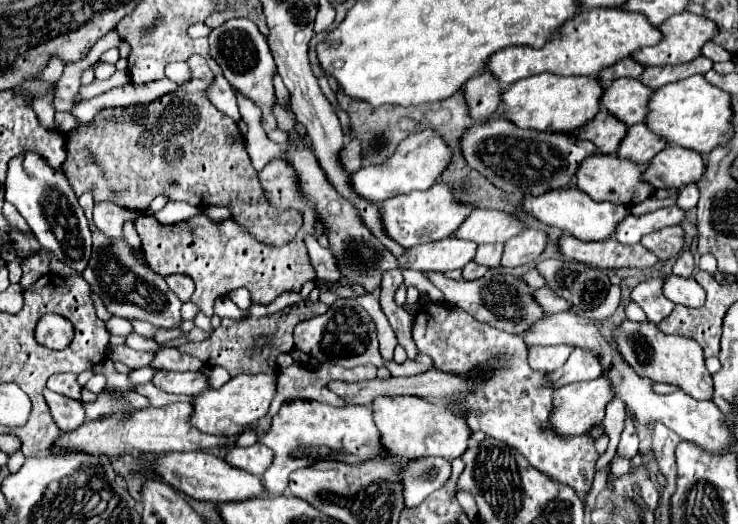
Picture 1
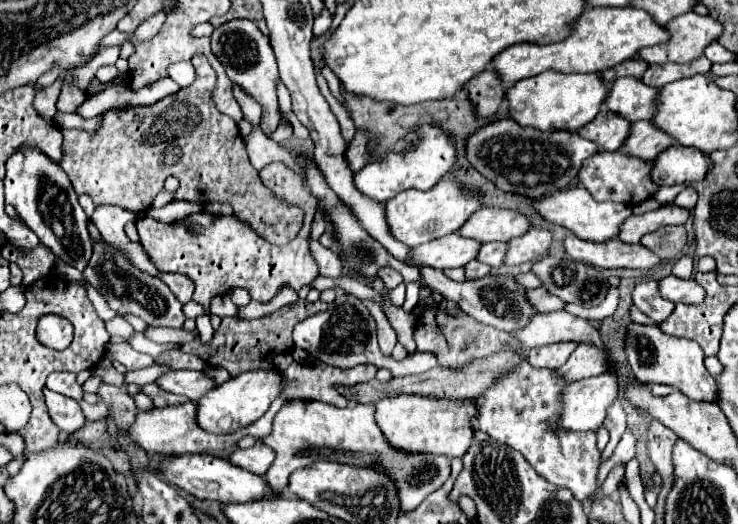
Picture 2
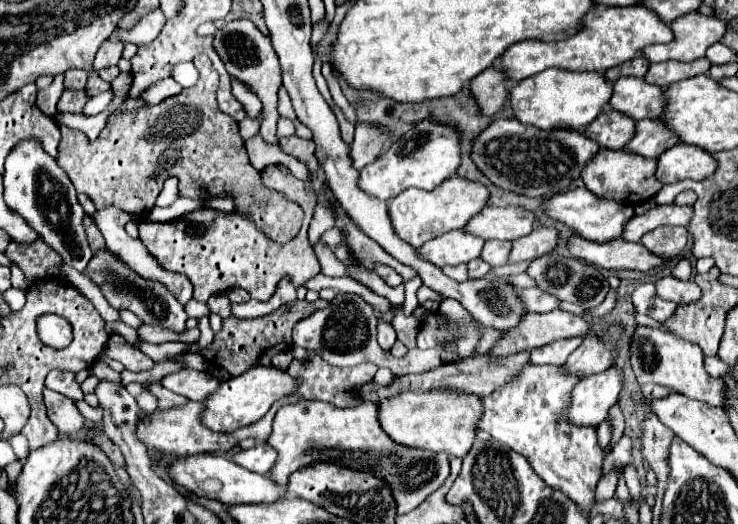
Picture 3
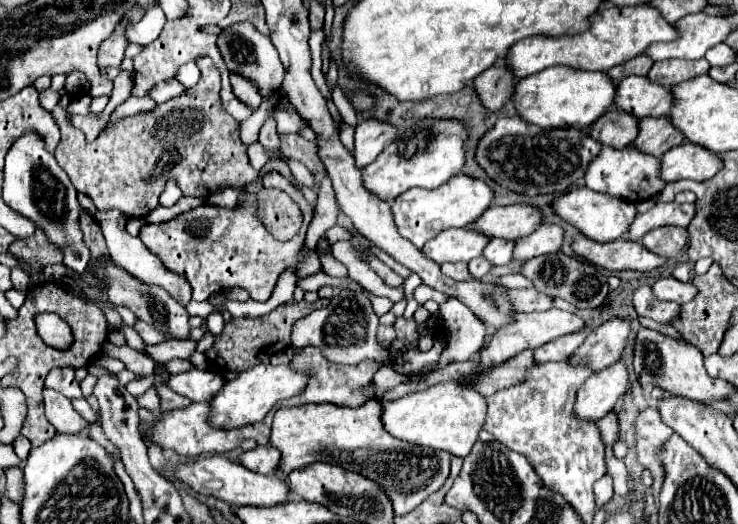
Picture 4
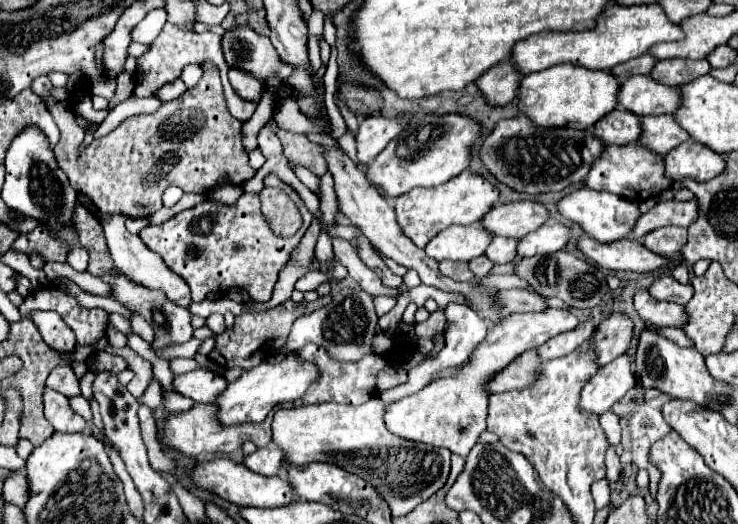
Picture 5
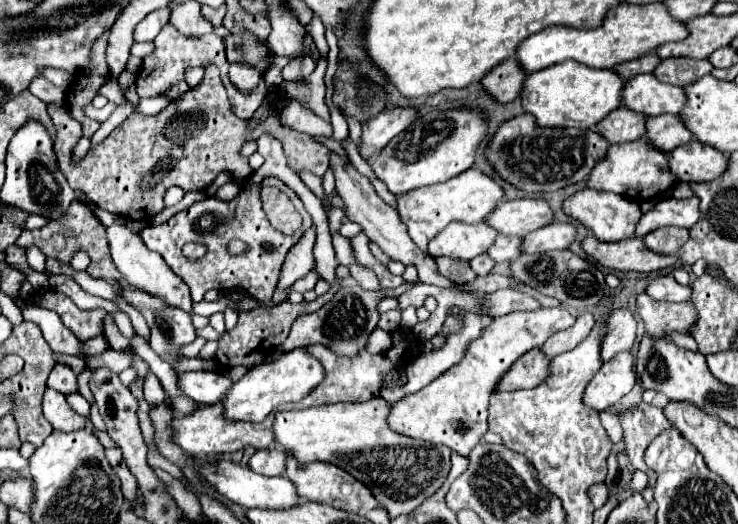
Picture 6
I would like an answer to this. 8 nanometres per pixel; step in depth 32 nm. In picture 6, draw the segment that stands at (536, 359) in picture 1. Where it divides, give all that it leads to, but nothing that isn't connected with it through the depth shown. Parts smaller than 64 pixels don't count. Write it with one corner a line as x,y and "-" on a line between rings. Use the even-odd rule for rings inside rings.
582,310
576,318
576,324
572,324
572,328
564,328
560,332
554,332
542,346
542,350
548,354
548,356
558,356
566,350
572,350
576,348
592,330
594,326
594,316
590,310

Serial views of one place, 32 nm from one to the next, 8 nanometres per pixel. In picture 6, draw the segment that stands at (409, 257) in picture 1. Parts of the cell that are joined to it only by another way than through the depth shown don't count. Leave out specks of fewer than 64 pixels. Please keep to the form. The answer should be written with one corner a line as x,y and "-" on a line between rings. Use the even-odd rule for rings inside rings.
484,220
480,224
452,222
428,244
428,252
430,256
472,260
474,256
486,252
492,246
492,240
496,240
496,236
498,232
494,228
488,228

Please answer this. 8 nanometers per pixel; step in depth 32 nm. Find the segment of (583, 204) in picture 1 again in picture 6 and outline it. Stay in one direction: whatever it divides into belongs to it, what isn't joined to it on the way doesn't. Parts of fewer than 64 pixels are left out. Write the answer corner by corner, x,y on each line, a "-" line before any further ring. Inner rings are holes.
586,188
586,190
570,196
564,202
564,212
568,216
580,220
602,242
620,242
620,240
632,238
636,224
642,216
640,204
636,200
626,200
624,196
616,196
612,192
596,192
592,188

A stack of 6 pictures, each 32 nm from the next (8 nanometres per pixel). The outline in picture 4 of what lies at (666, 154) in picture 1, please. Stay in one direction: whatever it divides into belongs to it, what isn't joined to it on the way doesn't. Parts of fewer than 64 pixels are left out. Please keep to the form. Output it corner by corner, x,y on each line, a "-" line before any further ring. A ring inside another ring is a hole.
680,144
672,150
668,150
664,156
662,156
662,178
666,182
676,182
676,180
682,180
682,178
690,178
690,180
696,180
696,182
702,182
702,180
710,180
712,176
716,176
716,172
722,168
722,160
718,158
716,152
708,152
706,148
696,148
696,144

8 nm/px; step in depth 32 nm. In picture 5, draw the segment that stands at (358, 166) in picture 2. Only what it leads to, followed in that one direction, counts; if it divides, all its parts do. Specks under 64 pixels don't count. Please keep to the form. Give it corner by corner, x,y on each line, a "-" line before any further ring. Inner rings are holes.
370,116
362,120
360,132
356,136
360,162
370,164
378,156
378,152
382,152
388,146
388,142
404,130
404,126
404,116
400,116
400,120
392,120
390,116

